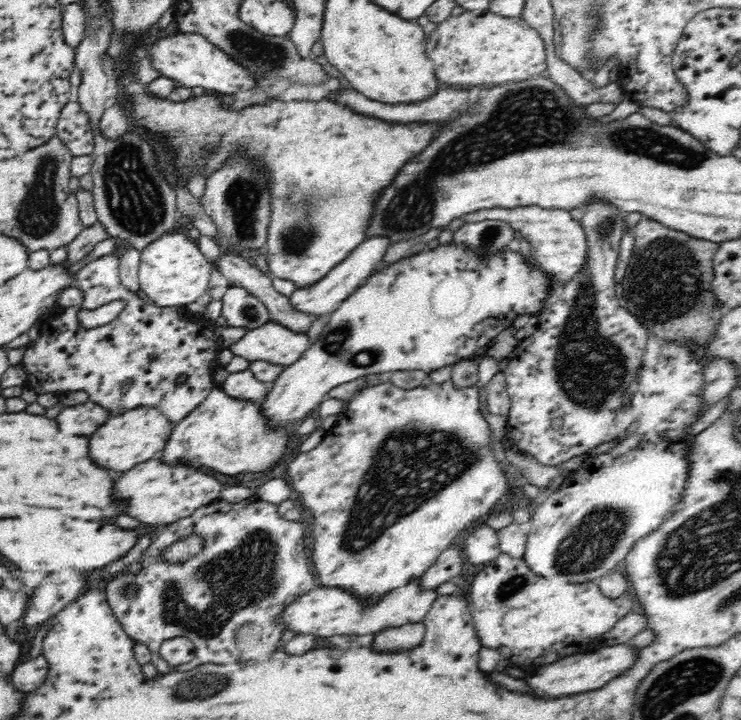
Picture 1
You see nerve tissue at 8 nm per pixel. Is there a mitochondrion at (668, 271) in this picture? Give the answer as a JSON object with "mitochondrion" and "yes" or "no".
{"mitochondrion":"yes"}

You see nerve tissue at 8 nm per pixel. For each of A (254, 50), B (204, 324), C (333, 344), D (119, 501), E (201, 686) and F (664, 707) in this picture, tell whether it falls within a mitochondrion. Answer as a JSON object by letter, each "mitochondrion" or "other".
{"A":"mitochondrion","B":"other","C":"mitochondrion","D":"other","E":"mitochondrion","F":"mitochondrion"}

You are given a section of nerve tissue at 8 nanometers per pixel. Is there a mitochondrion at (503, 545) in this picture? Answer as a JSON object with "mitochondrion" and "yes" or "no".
{"mitochondrion":"no"}

